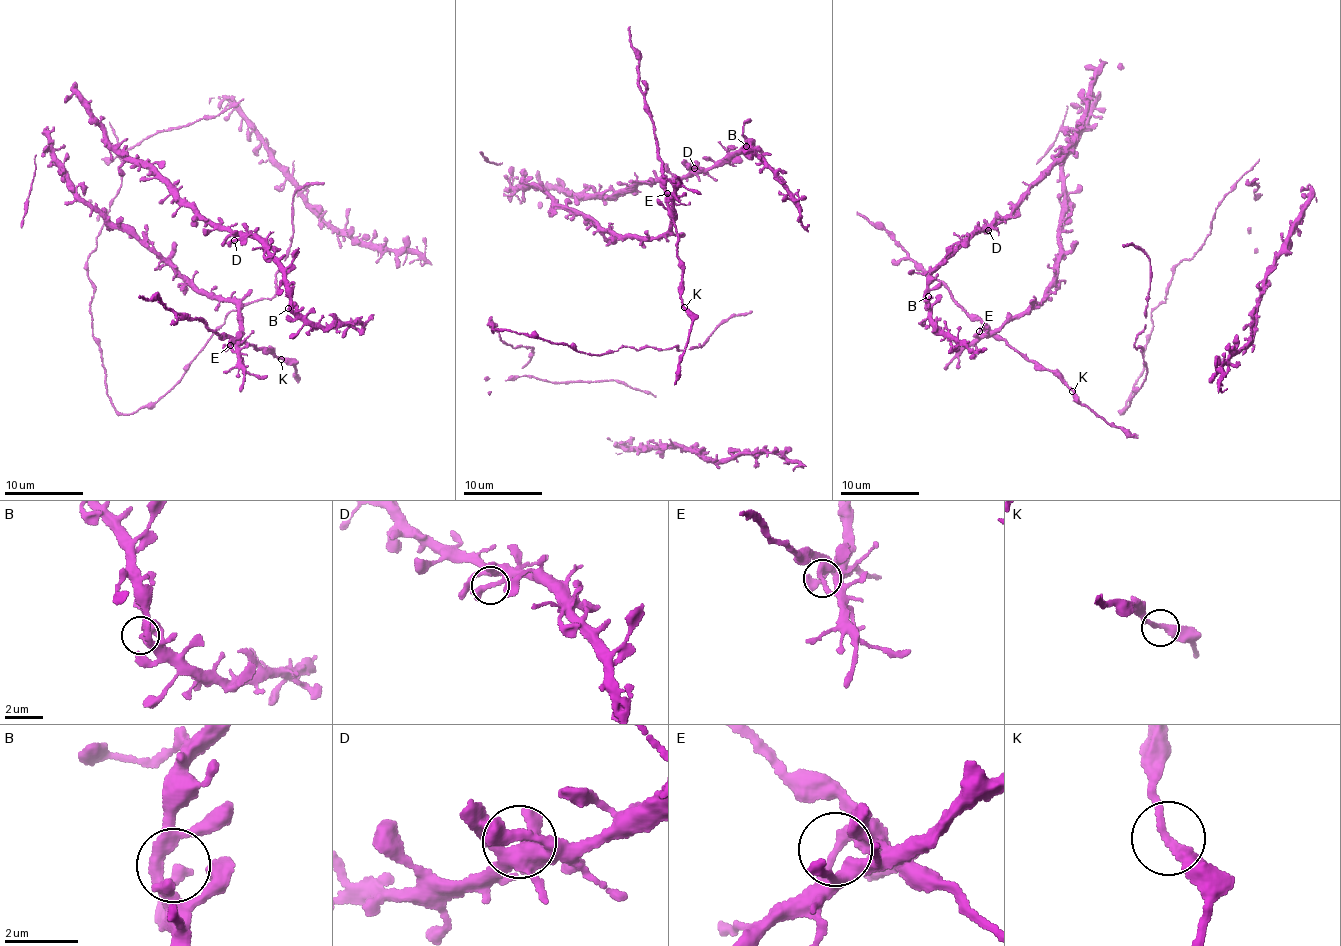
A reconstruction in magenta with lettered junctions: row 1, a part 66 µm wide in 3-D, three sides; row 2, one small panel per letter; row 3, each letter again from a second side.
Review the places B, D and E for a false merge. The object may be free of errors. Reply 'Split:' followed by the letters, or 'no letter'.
Split: E

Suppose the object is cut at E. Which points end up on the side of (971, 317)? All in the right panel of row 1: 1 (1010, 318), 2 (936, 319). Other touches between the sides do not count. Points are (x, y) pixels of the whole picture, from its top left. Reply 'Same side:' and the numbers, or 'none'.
Same side: none

